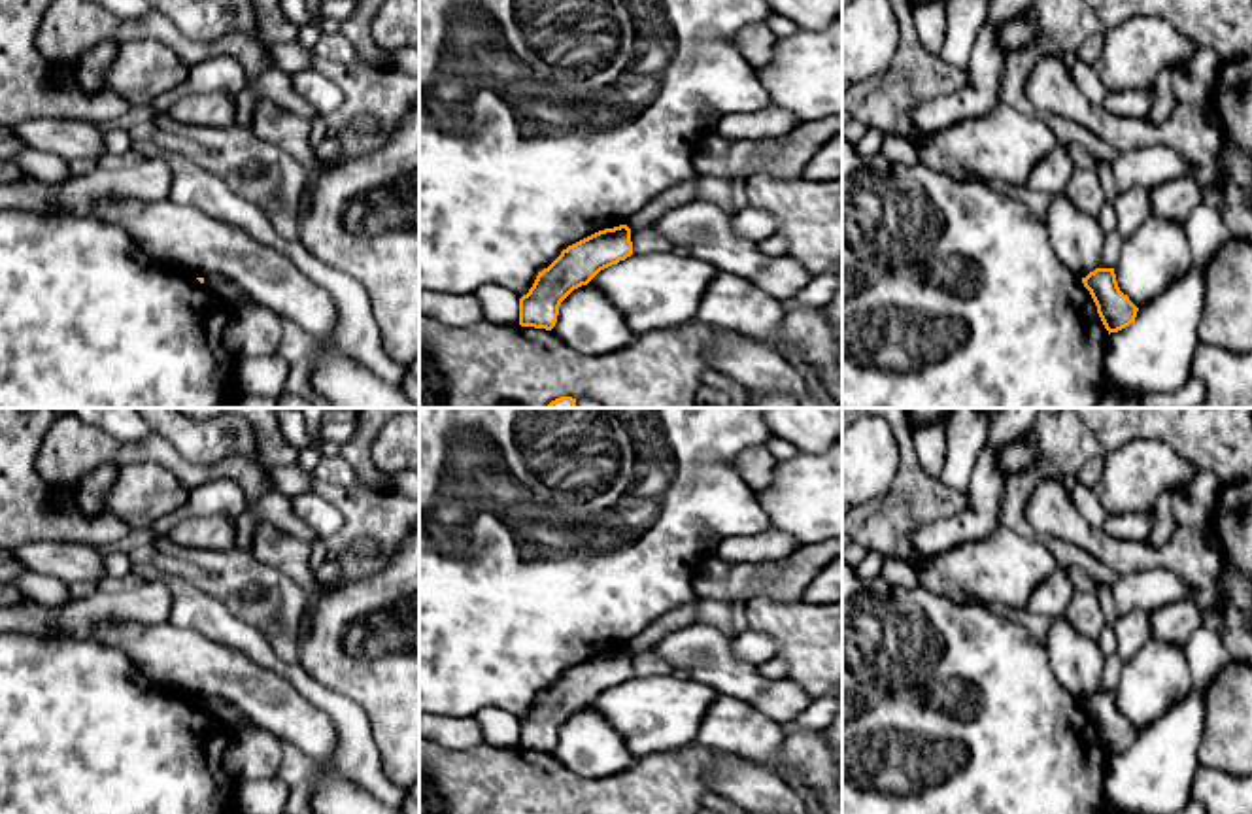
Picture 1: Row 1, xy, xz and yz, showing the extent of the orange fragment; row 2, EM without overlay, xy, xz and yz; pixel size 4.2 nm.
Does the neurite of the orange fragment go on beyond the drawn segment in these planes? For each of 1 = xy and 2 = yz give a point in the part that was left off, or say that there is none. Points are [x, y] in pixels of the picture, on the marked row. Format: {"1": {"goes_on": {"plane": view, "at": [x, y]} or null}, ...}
{"1": {"goes_on": null}, "2": {"goes_on": null}}

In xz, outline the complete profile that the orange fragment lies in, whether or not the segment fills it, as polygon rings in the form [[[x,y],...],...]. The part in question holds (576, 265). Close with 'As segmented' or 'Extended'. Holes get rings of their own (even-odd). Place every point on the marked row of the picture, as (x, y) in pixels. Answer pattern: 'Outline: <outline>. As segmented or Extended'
Outline: [[[619,225],[599,230],[561,251],[533,287],[519,298],[519,325],[551,331],[561,302],[587,285],[601,270],[633,255],[631,229]]]. As segmented

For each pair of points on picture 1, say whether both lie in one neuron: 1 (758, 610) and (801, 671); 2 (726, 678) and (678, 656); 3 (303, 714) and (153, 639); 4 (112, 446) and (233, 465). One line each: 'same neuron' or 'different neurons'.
1: same neuron
2: same neuron
3: same neuron
4: same neuron

